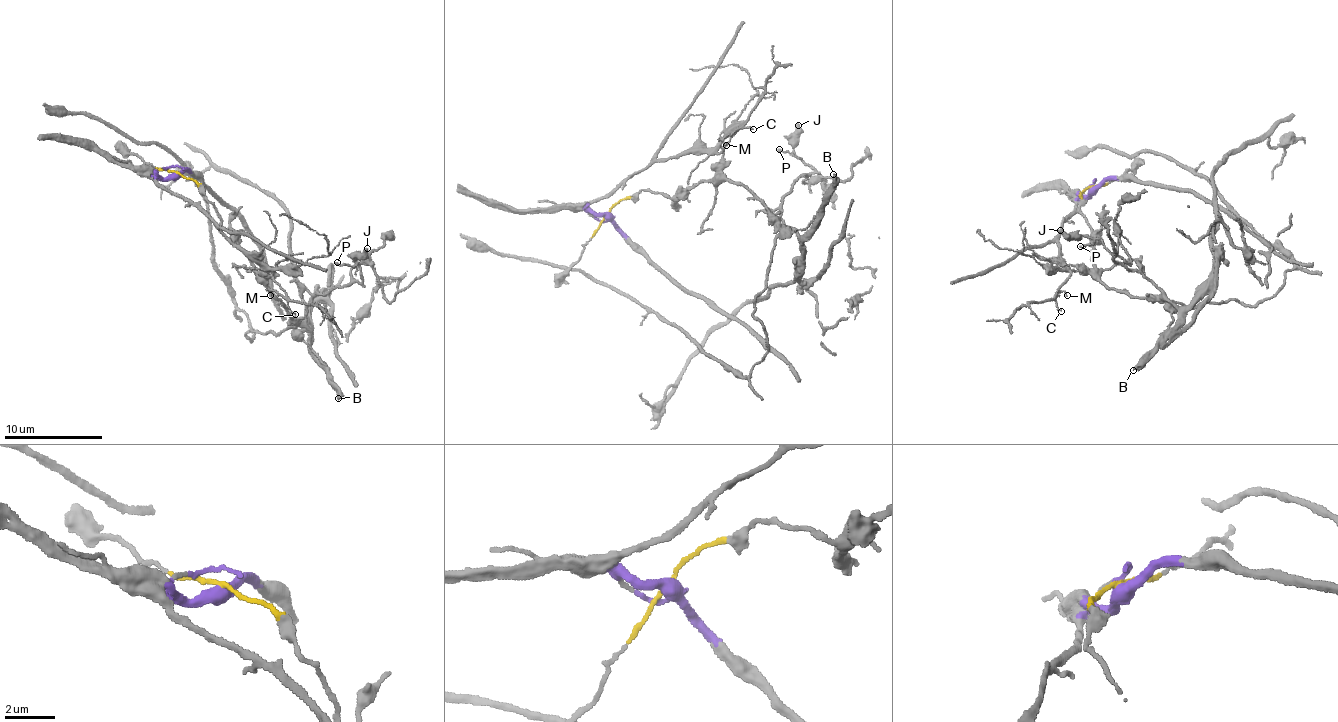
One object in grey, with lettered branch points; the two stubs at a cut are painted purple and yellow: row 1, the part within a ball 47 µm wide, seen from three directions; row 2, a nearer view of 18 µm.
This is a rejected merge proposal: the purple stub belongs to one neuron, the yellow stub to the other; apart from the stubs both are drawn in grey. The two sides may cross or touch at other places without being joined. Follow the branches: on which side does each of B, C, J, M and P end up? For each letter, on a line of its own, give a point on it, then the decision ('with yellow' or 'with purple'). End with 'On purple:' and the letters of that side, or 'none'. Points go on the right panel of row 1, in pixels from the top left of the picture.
B: (1133, 370) | with yellow
C: (1061, 311) | with purple
J: (1060, 230) | with yellow
M: (1067, 295) | with purple
P: (1080, 246) | with yellow
On purple: C, M

